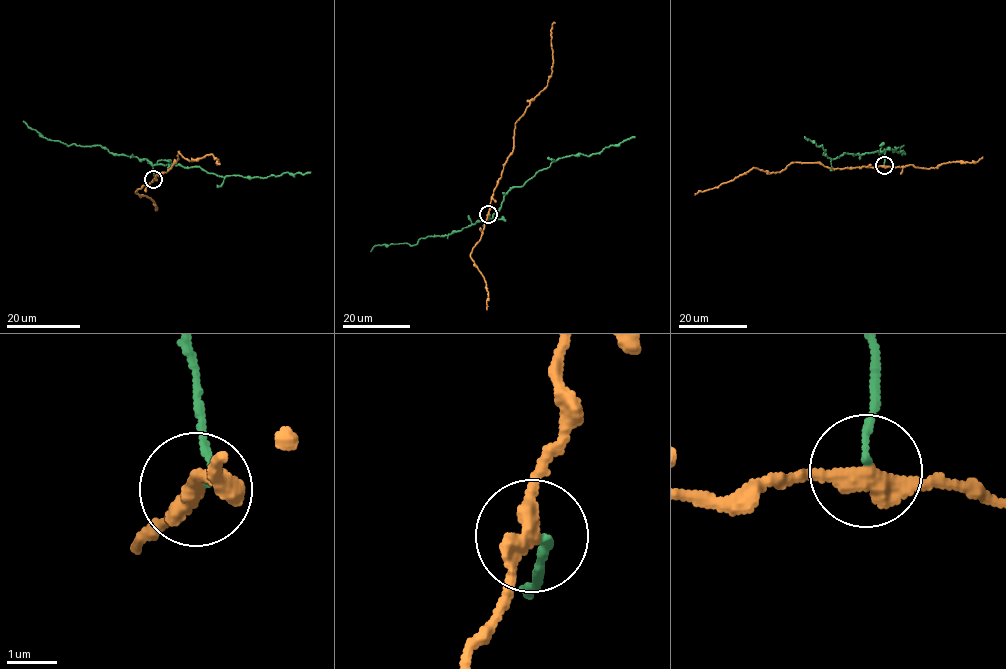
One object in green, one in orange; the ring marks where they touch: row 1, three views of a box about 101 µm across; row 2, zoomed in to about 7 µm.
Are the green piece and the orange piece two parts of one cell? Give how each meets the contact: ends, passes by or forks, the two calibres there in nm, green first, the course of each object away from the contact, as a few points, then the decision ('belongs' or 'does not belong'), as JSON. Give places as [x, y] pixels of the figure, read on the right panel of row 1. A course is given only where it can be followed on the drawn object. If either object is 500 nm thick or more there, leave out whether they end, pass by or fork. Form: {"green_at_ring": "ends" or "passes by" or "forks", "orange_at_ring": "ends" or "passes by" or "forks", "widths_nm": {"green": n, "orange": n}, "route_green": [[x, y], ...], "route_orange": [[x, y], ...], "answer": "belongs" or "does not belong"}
{"green_at_ring": "ends", "orange_at_ring": "passes by", "widths_nm": {"green": 130, "orange": 320}, "route_green": [[884, 165], [884, 151], [845, 152], [831, 160], [824, 155], [825, 149], [822, 145], [804, 136]], "route_orange": [[884, 165], [842, 169], [792, 162], [779, 172], [769, 173], [754, 167], [716, 187], [695, 193]], "answer": "does not belong"}

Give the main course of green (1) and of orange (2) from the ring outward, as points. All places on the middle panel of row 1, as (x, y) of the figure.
1: (489, 214), (487, 219), (512, 188), (522, 186), (552, 161), (580, 153), (590, 156), (635, 136)
2: (488, 214), (491, 196), (513, 149), (514, 125), (530, 101), (544, 88), (552, 73), (551, 28), (555, 22)

